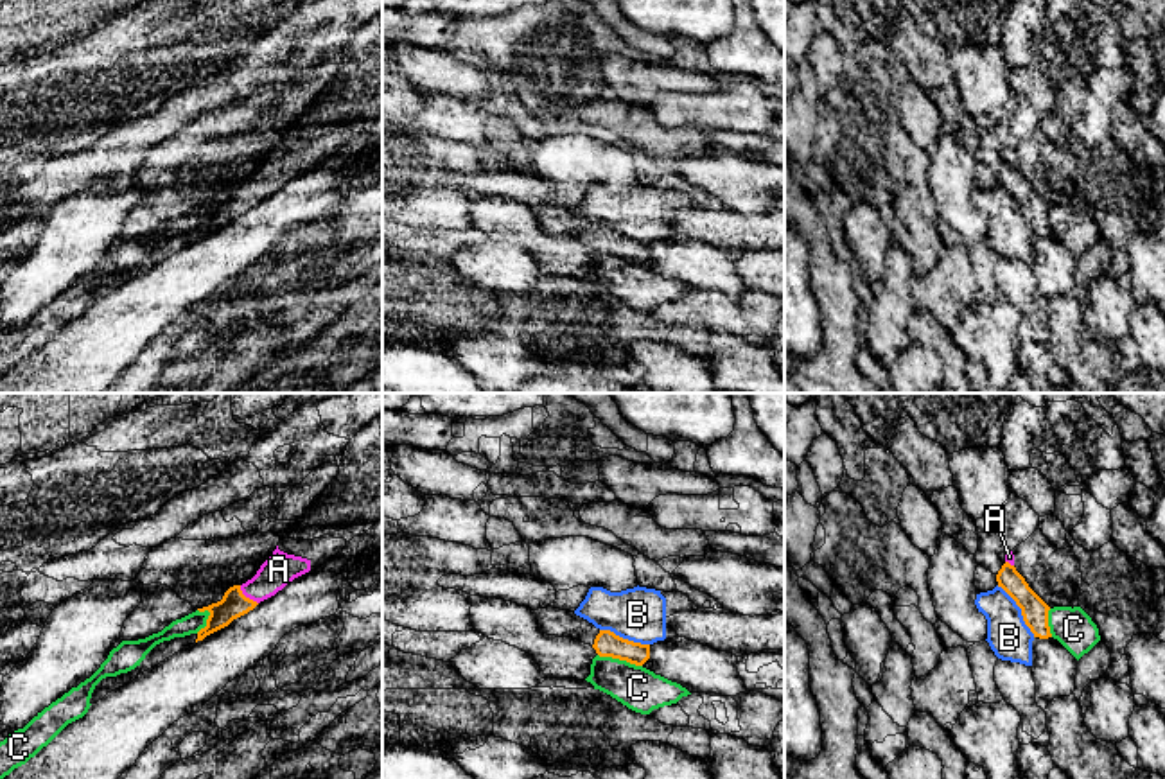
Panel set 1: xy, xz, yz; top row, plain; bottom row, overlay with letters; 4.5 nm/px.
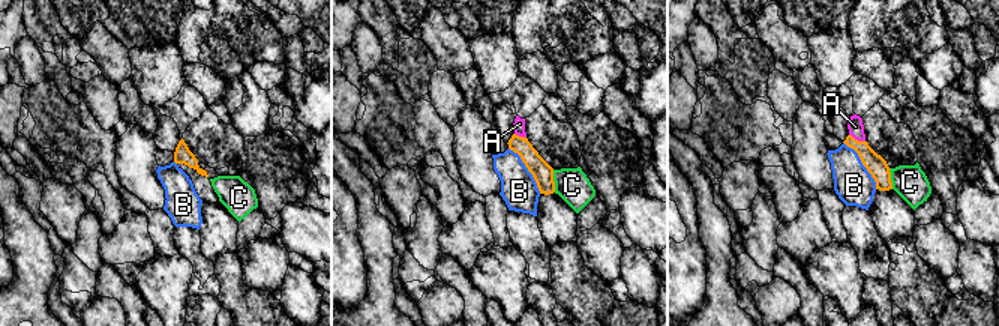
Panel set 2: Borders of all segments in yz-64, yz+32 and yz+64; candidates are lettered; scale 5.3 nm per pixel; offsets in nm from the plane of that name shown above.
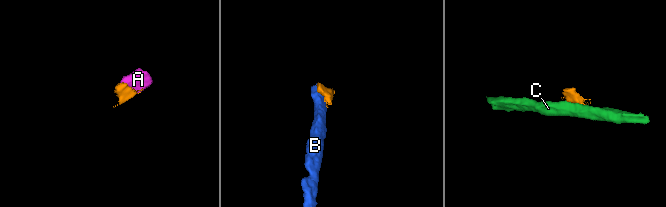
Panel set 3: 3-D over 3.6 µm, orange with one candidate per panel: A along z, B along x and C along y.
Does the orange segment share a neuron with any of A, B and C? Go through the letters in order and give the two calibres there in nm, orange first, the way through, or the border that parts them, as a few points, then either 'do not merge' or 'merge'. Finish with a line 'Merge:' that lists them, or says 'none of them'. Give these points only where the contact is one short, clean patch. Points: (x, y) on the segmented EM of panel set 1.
A: 120 nm thick on the orange side, 150 nm on the other; runs through xy (234, 603), (245, 596), (261, 587), (279, 569); merge
B: 120 nm thick on the orange side, 190 nm on the other; border along yz (997, 586), (1015, 602), (1024, 623), (1034, 636); do not merge
C: 110 nm thick on the orange side, 190 nm on the other; border along xz (598, 654), (641, 666); do not merge
Merge: A

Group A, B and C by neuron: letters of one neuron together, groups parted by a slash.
A / B / C

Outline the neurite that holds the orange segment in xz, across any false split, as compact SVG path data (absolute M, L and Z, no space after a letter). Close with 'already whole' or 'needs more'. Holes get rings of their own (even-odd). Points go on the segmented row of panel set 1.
M555 607L535 610L539 628L547 635L573 637L591 644L600 657L612 657L643 666L650 659L650 644L634 643L610 630L600 630L574 612Z | needs more

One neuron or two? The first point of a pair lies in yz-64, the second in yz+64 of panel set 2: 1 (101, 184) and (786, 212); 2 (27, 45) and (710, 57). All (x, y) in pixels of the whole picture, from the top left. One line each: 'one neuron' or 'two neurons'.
1: one neuron
2: one neuron

